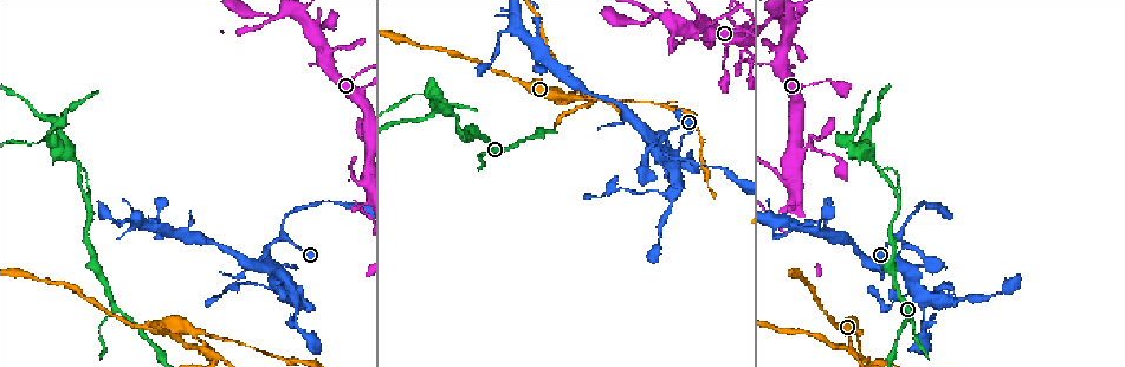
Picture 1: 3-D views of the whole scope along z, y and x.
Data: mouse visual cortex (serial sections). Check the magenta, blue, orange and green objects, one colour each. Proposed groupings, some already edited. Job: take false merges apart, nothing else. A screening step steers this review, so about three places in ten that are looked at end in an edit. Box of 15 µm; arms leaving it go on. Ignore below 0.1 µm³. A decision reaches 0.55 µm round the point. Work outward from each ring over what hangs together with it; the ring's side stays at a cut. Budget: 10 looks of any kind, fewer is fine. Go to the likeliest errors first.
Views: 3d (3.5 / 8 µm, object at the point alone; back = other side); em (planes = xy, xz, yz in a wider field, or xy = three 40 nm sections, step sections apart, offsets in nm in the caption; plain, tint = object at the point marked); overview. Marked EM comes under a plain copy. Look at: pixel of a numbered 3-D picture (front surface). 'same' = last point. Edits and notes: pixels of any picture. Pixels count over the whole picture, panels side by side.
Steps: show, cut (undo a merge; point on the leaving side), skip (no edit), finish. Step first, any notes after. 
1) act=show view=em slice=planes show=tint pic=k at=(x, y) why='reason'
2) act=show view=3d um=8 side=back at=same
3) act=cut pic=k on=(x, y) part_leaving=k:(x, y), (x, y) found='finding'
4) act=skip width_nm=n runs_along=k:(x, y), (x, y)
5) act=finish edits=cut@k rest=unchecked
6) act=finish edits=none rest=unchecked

act=show view=3d um=3.5 side=back pic=1 at=(64, 152) why='two arms in line, one across'

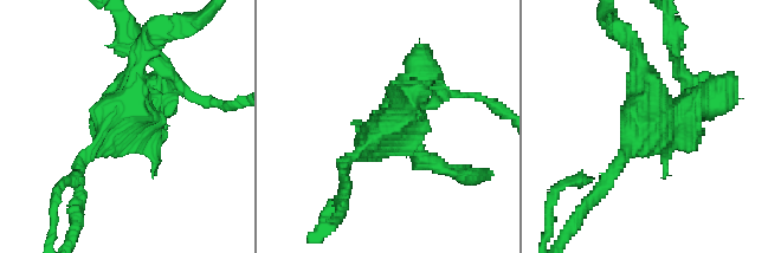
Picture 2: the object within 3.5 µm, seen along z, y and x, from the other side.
act=show view=em slice=xy step=3 show=tint pic=2 at=(388, 131) why='shape alone is not enough'

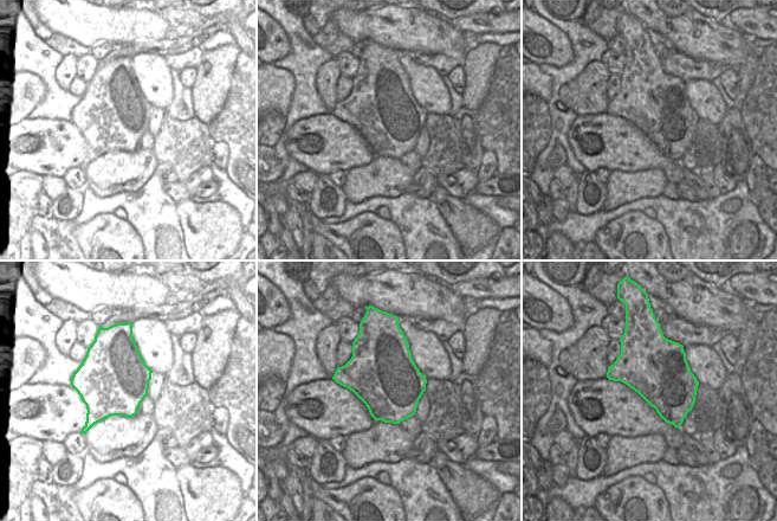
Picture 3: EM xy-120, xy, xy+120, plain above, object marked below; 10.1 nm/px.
act=show view=em slice=xy step=1 show=tint at=same

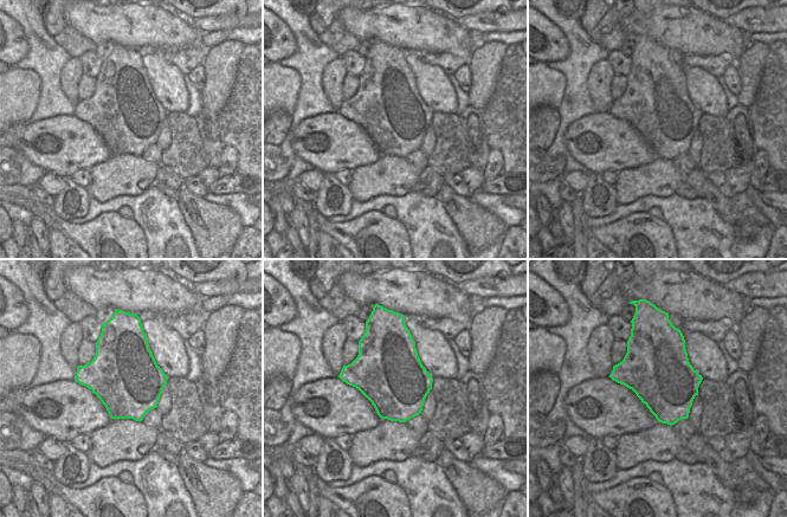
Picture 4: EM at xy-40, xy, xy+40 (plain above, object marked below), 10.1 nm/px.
act=cut pic=2 on=(686, 79) found='a second cell is stuck on'

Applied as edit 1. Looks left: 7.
act=show view=3d um=3.5 pic=1 at=(855, 332) why='branch point'

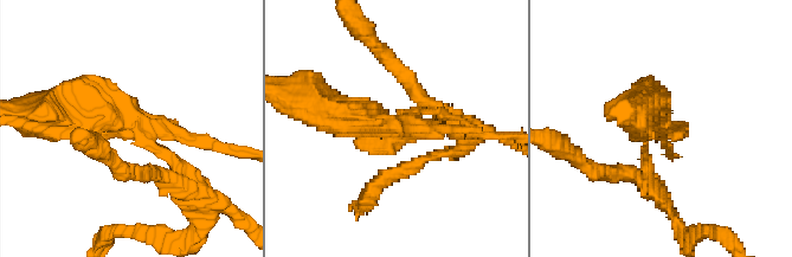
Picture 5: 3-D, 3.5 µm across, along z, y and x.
act=show view=em slice=xy step=3 show=tint pic=5 at=(144, 124)

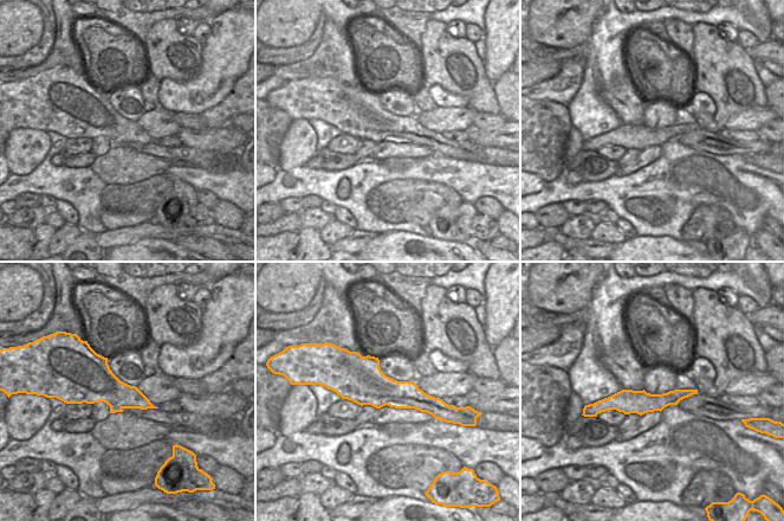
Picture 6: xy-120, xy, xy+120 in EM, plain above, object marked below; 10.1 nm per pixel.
act=cut pic=5 on=(409, 82) part_leaving=5:(414, 110), (443, 114), (399, 71) found='a second cell is stuck on'

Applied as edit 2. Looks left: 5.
act=show view=3d um=3.5 pic=1 at=(899, 240) why='abrupt turn'

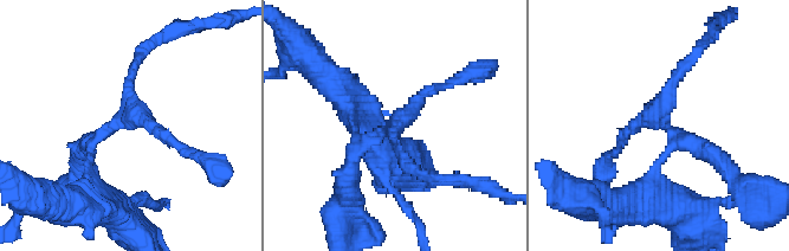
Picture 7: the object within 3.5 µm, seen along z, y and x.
act=show view=em slice=planes show=tint pic=7 at=(401, 114) why='now the EM'

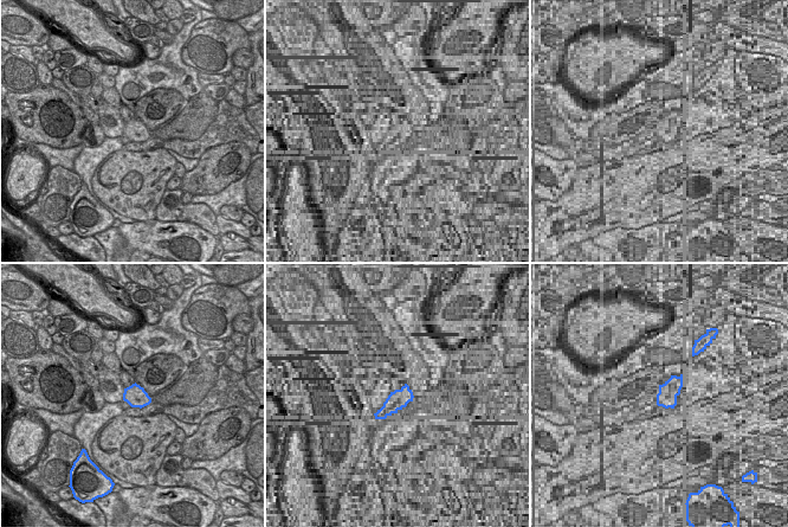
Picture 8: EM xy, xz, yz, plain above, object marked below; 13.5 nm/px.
act=show view=em slice=xy step=5 show=tint at=same

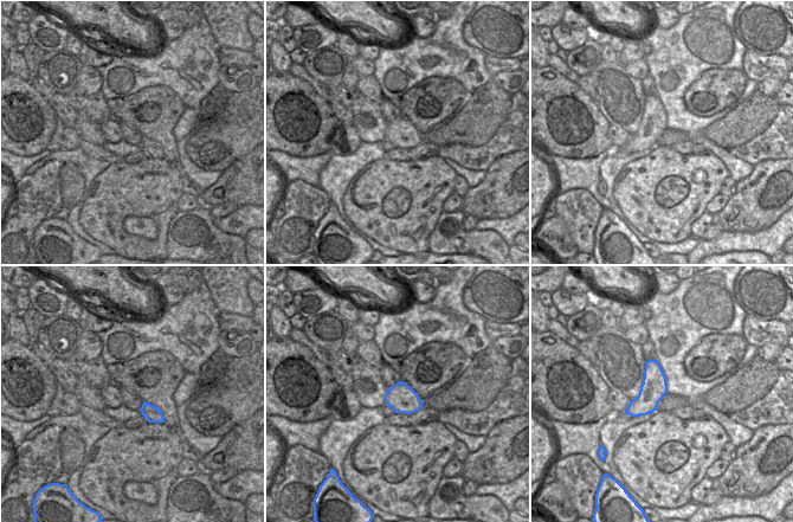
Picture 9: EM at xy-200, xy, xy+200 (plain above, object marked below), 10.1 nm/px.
act=skip runs_along=7:(463, 78), (429, 90), (368, 142), (357, 129) found='all the same cell'

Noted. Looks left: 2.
act=finish edits=cut@2,cut@5 rest=unchecked

